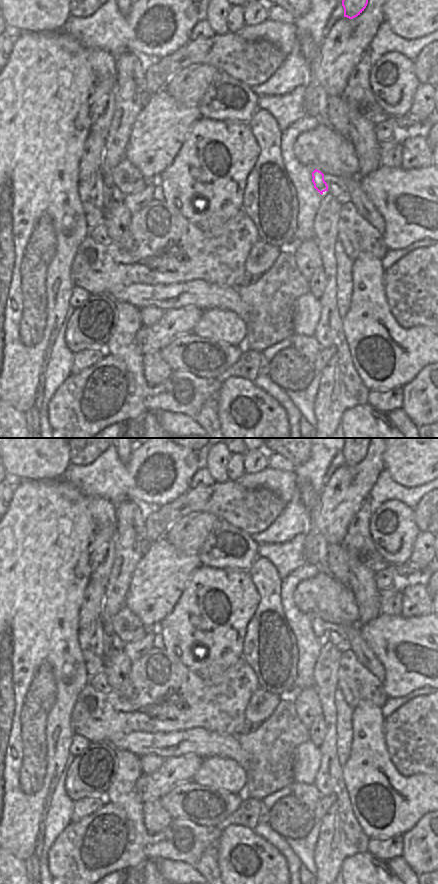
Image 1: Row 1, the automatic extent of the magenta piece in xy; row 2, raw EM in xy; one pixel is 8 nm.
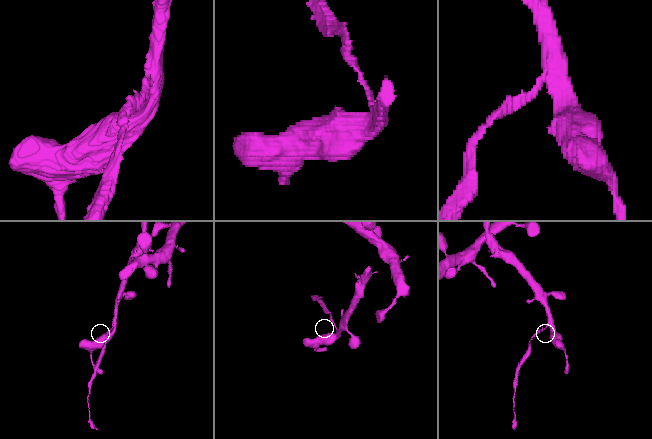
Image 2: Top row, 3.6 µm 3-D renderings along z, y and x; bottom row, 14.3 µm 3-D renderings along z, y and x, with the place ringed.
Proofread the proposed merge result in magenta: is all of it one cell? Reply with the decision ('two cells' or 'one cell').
two cells

